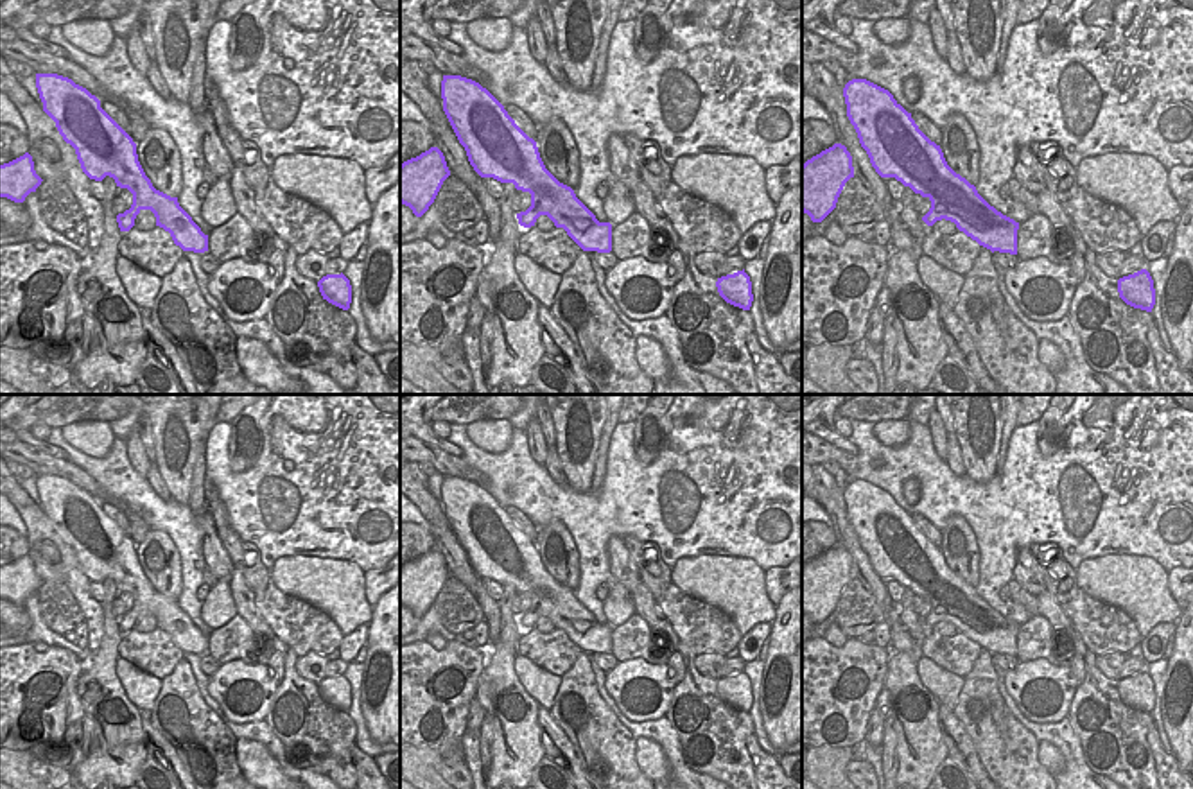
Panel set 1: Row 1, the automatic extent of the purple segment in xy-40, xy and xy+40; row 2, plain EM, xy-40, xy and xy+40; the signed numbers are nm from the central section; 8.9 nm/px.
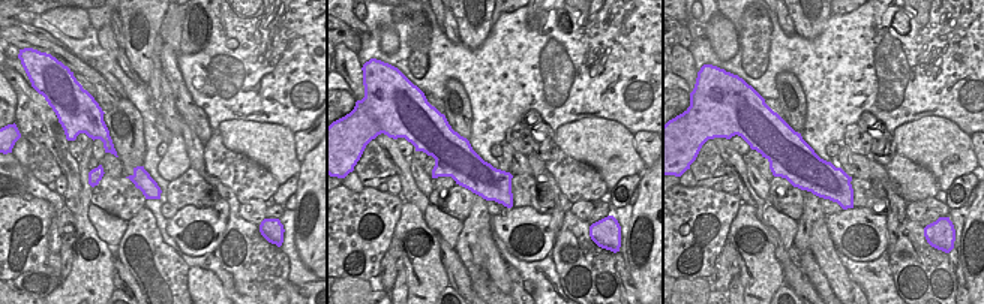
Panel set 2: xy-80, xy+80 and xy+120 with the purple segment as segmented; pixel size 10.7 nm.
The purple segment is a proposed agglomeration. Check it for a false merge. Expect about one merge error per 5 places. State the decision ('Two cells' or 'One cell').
One cell.

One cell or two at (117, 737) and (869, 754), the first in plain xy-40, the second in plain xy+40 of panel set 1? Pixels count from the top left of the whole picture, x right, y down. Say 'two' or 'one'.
two

